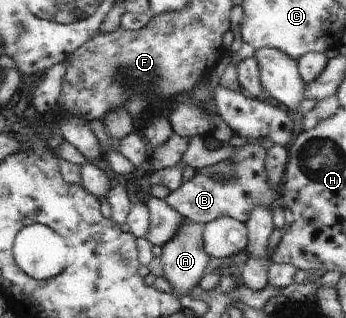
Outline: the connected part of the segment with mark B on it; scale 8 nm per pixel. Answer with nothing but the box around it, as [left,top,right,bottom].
[165,145,280,224]

